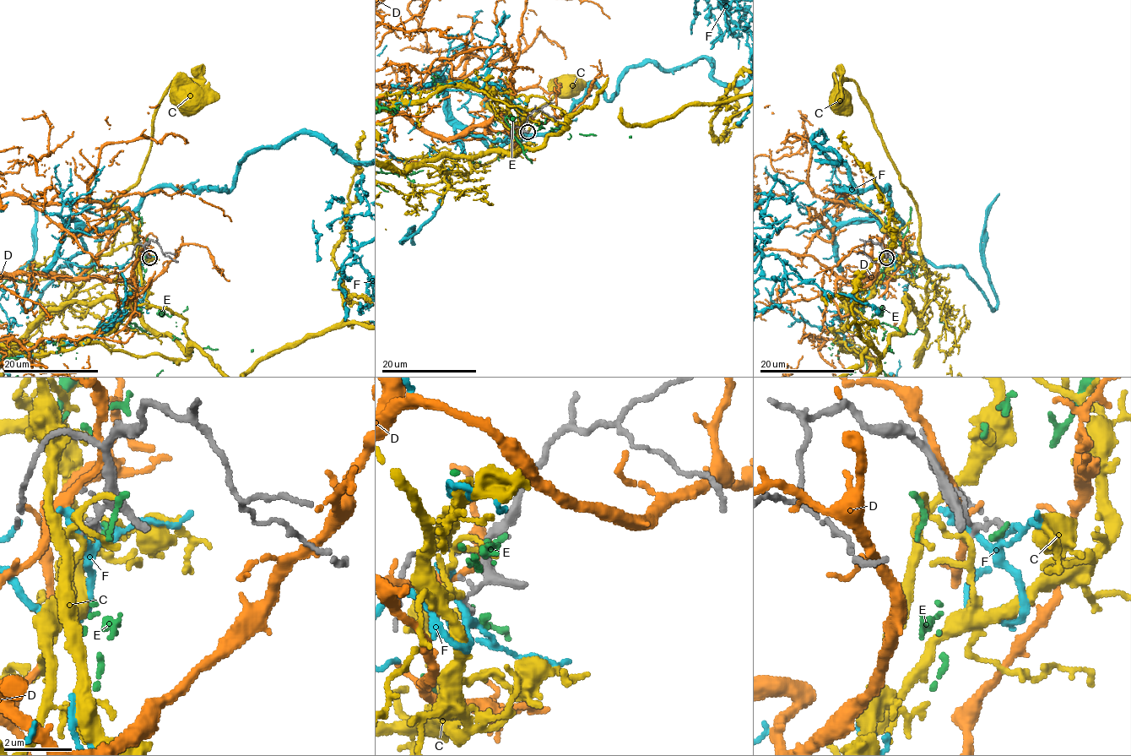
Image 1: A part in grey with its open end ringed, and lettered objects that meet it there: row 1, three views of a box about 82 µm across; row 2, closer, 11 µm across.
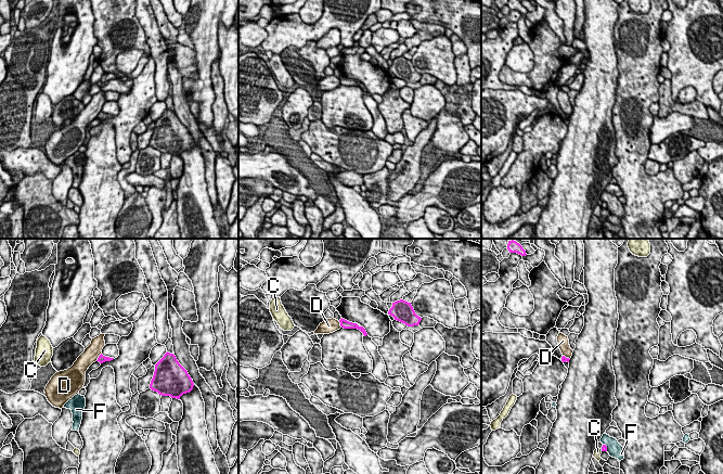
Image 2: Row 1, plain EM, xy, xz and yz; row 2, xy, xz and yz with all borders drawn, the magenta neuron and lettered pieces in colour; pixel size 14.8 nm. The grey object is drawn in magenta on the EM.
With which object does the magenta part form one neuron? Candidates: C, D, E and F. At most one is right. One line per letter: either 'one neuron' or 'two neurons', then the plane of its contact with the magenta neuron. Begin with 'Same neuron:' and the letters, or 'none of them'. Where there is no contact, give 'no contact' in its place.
Same neuron: none of them
C: two neurons | no contact
D: two neurons | xy
E: two neurons | no contact
F: two neurons | yz

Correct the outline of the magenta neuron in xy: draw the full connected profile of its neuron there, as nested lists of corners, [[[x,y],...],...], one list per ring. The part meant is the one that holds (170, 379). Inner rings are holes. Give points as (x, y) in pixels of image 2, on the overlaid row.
[[[167,351],[155,364],[150,388],[159,395],[180,399],[183,394],[190,393],[193,386],[191,376],[173,354]]]

